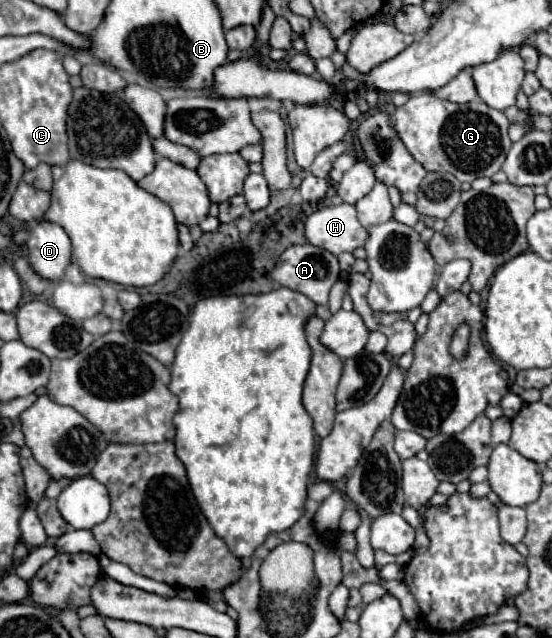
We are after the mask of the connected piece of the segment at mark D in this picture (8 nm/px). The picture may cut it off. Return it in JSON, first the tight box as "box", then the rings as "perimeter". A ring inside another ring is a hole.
{"box":[26,223,72,281],"perimeter":[[[36,223],[26,241],[28,263],[36,275],[48,281],[60,281],[70,265],[72,245],[66,231],[56,223]]]}

